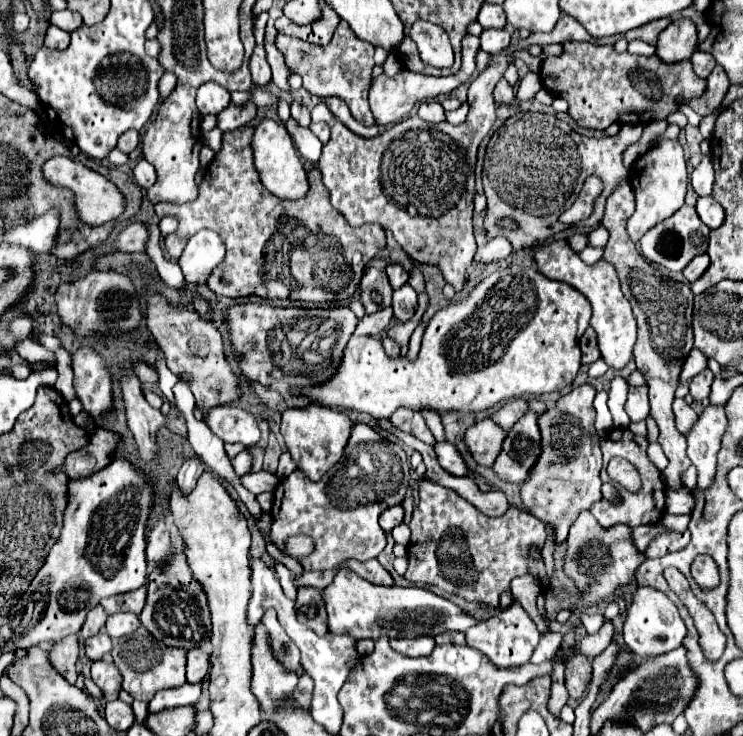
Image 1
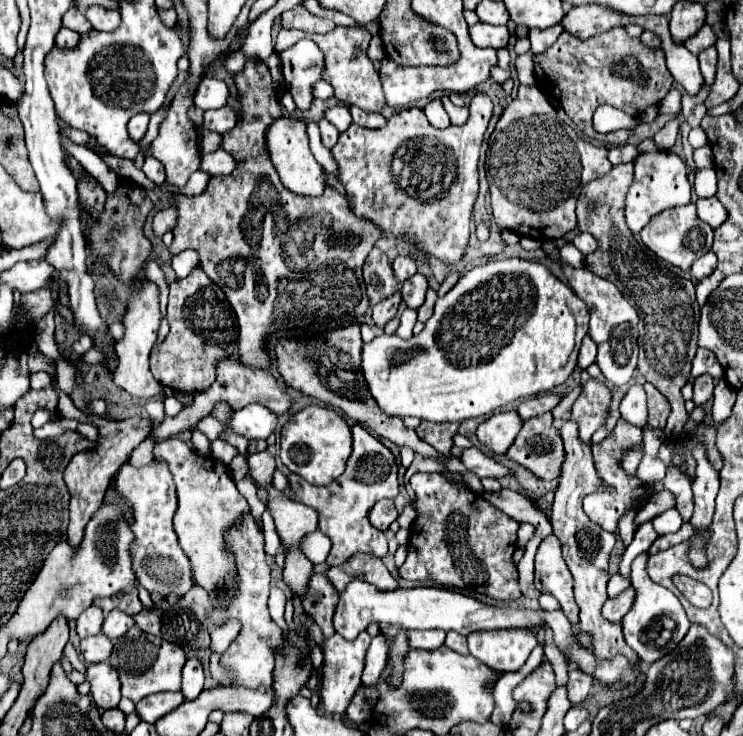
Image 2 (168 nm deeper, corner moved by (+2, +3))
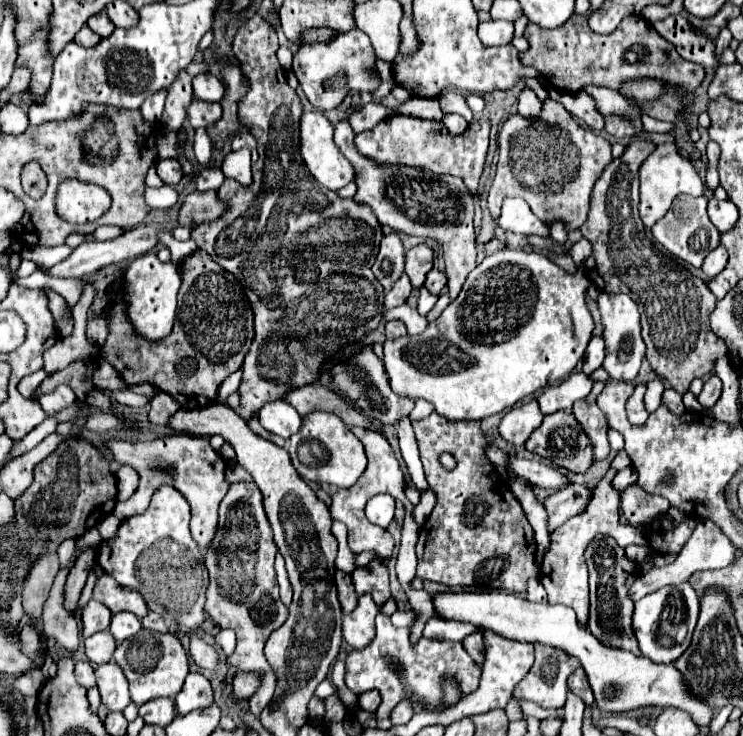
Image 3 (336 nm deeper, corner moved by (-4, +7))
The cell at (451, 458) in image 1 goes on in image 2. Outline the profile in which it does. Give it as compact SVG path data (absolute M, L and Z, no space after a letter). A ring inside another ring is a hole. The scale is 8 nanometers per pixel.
M472 447L472 449L464 449L462 455L462 463L476 473L478 477L494 477L494 479L502 479L502 477L510 477L512 471L508 467L504 467L502 463L494 461L492 457L488 457L486 453L482 453L480 449Z

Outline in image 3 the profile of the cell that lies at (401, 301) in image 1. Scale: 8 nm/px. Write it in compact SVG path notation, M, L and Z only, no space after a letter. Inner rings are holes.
M432 269L432 271L426 275L424 287L426 287L432 295L440 295L440 291L442 291L442 287L444 287L444 285L446 285L446 277L444 277L444 273L440 273L440 271Z

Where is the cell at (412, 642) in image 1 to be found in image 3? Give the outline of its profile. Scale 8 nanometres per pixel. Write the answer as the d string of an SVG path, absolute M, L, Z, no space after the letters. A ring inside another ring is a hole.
M432 617L426 623L424 635L430 639L438 639L438 641L462 641L466 635L470 635L474 631L478 631L478 629L474 629L474 625L470 625L470 623L442 621L438 617Z

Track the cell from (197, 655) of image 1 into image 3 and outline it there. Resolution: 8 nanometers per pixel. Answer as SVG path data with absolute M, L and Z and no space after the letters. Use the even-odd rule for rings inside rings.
M190 671L182 691L176 695L176 709L180 715L186 715L194 709L204 709L206 705L214 703L214 695L212 695L212 687L210 681L198 673L198 671Z

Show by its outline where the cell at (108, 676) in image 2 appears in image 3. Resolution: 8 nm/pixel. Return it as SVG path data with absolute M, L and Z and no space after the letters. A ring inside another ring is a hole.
M110 661L106 665L98 665L94 675L96 675L96 685L100 689L102 705L108 711L122 711L130 703L128 681L122 669L114 661Z

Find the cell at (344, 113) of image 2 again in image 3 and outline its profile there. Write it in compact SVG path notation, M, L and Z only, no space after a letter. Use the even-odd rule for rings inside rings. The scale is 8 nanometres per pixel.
M368 103L364 107L352 109L352 113L348 115L348 123L352 125L354 133L362 133L368 129L374 129L386 115L388 115L388 109L384 105Z

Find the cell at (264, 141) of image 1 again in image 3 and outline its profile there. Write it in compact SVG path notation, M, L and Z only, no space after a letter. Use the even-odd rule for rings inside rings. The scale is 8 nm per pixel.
M304 111L302 113L302 119L300 119L300 155L302 155L302 161L320 185L324 185L326 189L338 191L340 187L354 181L354 171L350 169L350 163L342 157L342 153L338 153L338 147L332 141L332 133L334 133L332 123L320 111Z

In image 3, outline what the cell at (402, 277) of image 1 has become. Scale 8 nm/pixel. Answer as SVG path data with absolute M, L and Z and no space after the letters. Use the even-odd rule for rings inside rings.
M416 245L410 251L406 251L406 273L412 281L412 287L420 289L422 281L426 279L426 273L432 269L434 251L428 245Z

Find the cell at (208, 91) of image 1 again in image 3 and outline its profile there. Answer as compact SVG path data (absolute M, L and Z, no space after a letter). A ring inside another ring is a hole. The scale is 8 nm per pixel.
M212 73L194 77L192 87L194 87L194 95L196 95L198 99L202 99L202 101L210 101L210 103L214 103L214 101L222 101L222 97L224 97L224 93L226 93L224 83L222 83L218 77L214 77Z

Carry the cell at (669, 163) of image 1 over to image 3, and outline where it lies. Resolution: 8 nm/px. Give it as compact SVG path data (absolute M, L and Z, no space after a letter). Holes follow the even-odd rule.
M674 143L656 145L656 149L648 155L648 159L640 167L640 217L646 229L650 229L660 217L666 215L670 203L676 195L690 193L692 197L700 197L704 193L704 183L694 171L690 159L682 157L676 151Z

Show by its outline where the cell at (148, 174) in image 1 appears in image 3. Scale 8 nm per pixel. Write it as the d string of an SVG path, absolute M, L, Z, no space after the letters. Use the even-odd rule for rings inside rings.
M160 159L156 163L156 171L158 171L160 179L164 183L168 183L168 185L176 185L182 179L182 175L184 175L182 165L176 159Z

